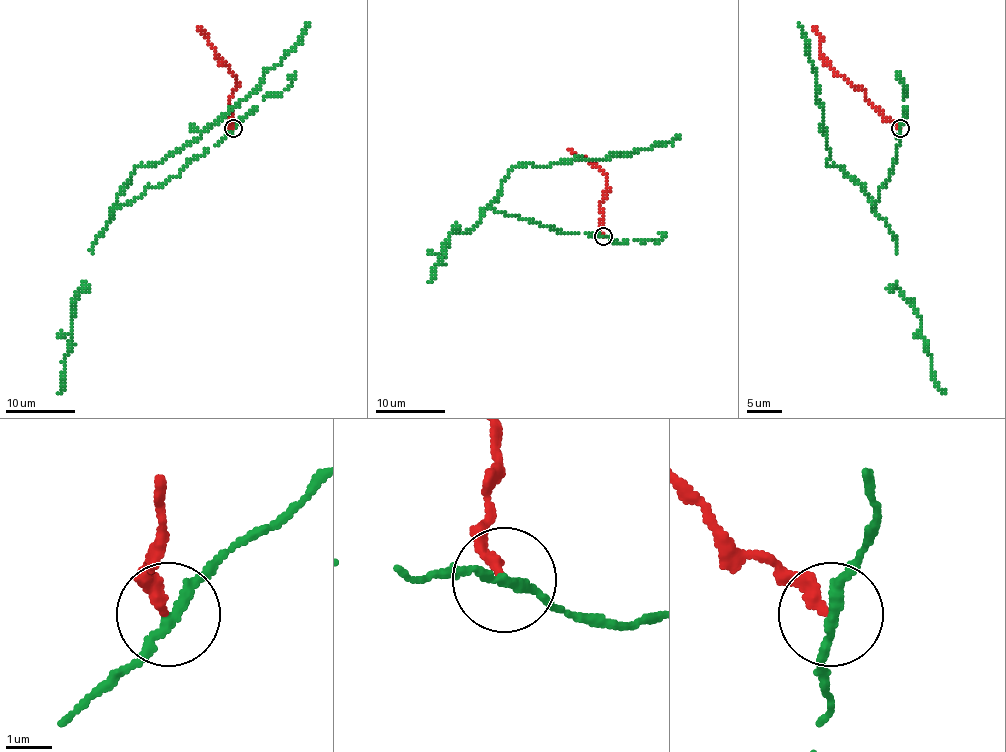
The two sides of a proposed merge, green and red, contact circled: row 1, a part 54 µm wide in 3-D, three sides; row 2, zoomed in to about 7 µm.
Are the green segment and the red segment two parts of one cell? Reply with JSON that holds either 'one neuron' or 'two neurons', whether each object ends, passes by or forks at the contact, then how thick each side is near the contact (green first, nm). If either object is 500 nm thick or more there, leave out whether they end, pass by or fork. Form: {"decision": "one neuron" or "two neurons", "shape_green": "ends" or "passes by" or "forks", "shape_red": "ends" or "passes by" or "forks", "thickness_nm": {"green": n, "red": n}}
{"decision": "two neurons", "shape_green": "passes by", "shape_red": "ends", "thickness_nm": {"green": 200, "red": 260}}

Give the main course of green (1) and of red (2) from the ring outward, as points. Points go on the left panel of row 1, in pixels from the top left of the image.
1: (233, 129), (193, 157), (177, 176), (118, 204), (137, 167), (176, 153), (235, 108), (293, 48), (308, 22)
2: (233, 129), (230, 123), (230, 99), (237, 87), (235, 74), (217, 57), (196, 26)

